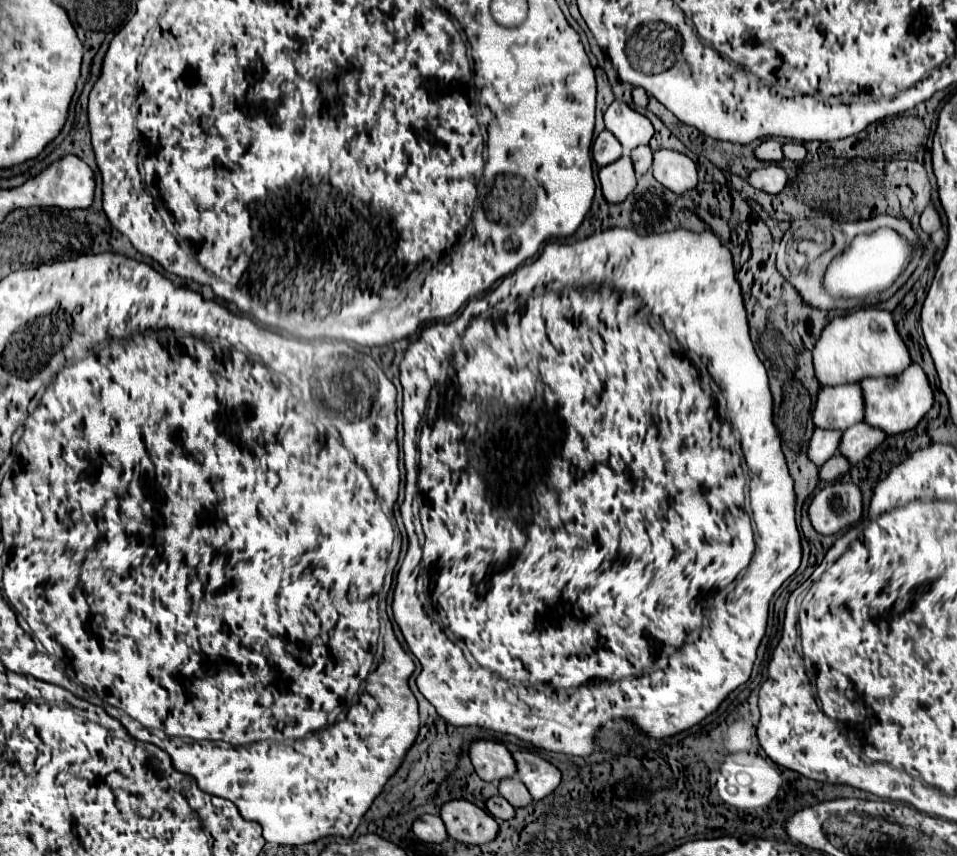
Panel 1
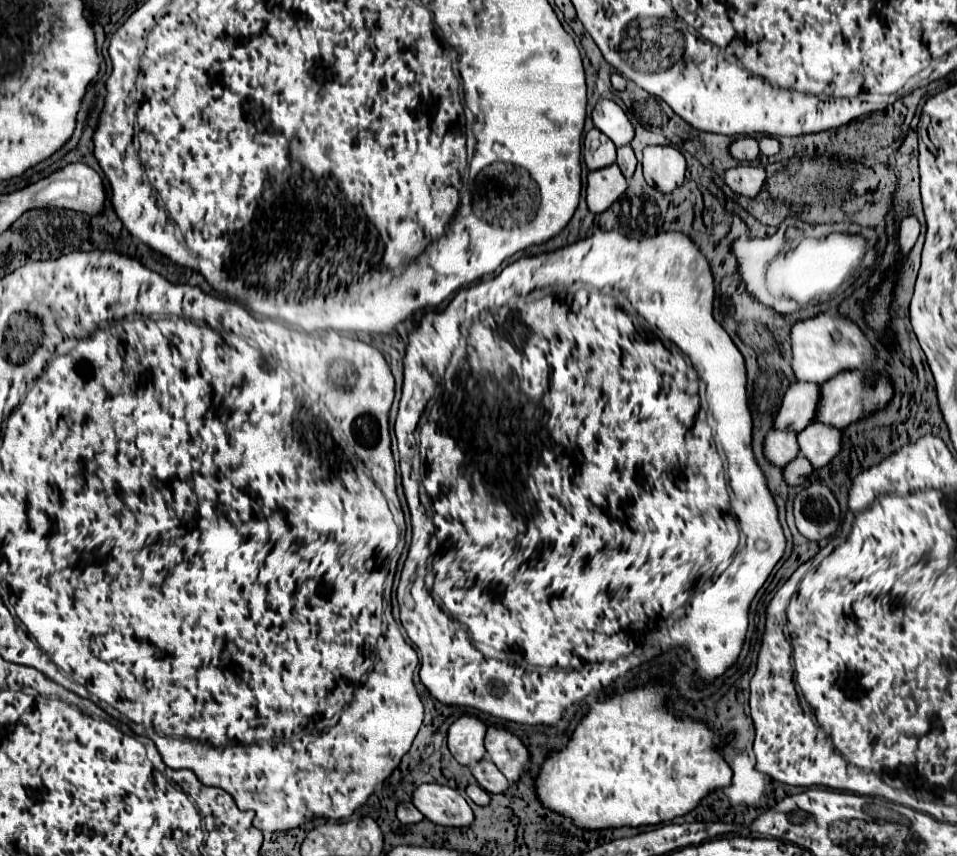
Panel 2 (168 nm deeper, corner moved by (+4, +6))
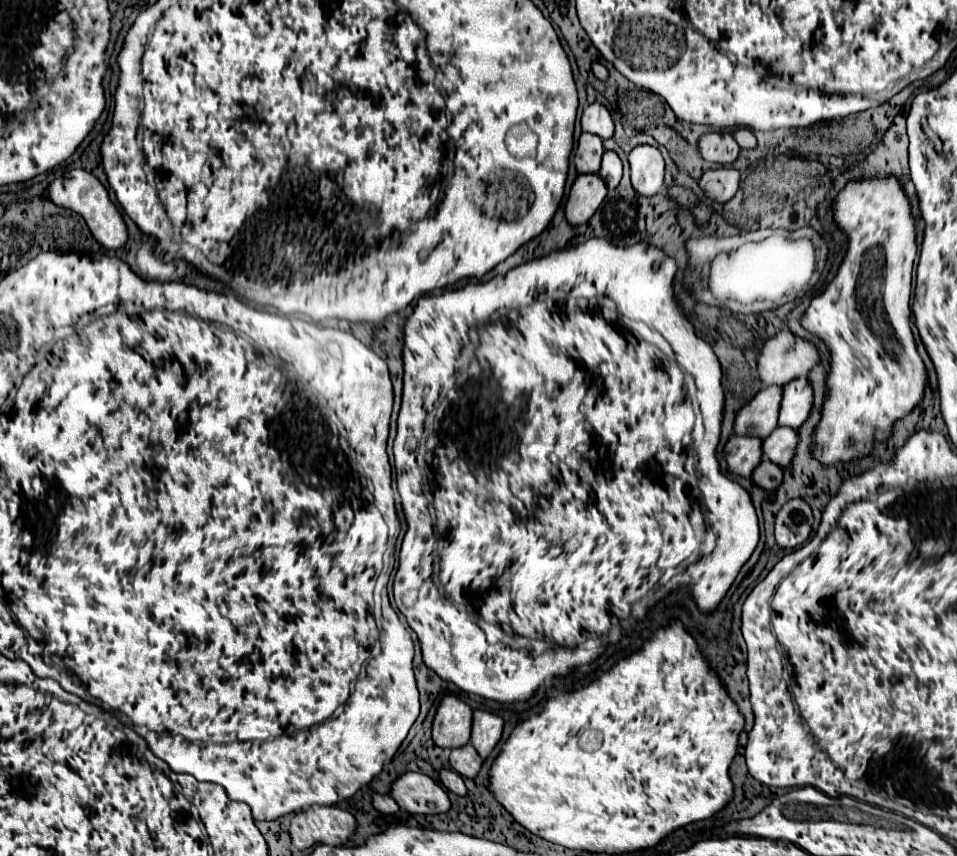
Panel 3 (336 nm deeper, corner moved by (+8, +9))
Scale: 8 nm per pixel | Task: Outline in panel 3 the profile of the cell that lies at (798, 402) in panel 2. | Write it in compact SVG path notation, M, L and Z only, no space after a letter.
M781 386L763 388L747 406L743 406L743 410L739 410L735 420L735 434L767 438L777 428L781 400Z

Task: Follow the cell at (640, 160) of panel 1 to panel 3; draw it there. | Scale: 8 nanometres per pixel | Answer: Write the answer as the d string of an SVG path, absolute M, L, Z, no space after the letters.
M607 150L599 174L605 178L609 190L613 190L613 188L621 182L621 176L623 176L623 162L621 162L621 158L619 158L613 150Z

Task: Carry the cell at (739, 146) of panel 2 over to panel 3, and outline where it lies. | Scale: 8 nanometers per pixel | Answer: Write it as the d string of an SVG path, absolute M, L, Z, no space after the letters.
M709 132L699 140L699 152L709 162L729 166L737 160L741 148L729 132Z

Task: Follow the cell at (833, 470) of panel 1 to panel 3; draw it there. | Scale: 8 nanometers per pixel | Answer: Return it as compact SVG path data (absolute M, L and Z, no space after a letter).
M765 458L753 472L753 482L759 484L763 490L775 490L783 482L783 468Z

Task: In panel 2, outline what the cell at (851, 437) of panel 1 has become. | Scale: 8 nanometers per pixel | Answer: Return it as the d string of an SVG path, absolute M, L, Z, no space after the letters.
M807 425L803 431L797 433L797 445L801 449L801 457L811 461L813 469L825 467L837 453L839 453L841 433L829 425Z

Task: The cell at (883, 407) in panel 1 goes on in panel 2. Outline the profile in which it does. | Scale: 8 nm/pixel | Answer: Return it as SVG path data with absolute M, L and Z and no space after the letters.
M841 371L839 375L821 383L821 401L817 401L817 421L815 423L843 429L849 423L853 423L877 409L883 409L891 397L893 397L893 387L891 387L891 379L887 375L877 377L875 385L871 385L867 381L867 377L859 371Z

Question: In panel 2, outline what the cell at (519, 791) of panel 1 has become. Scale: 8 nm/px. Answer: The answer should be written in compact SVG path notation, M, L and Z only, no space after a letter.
M483 757L477 765L473 765L469 769L471 769L475 781L479 783L479 787L485 789L487 793L503 793L509 787L509 781L493 765L493 761L489 761L489 757Z

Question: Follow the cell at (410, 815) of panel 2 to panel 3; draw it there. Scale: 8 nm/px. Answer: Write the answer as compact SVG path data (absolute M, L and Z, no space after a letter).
M375 794L373 796L373 806L379 812L383 812L383 814L397 814L399 812L399 804L391 796L379 796L379 794Z

